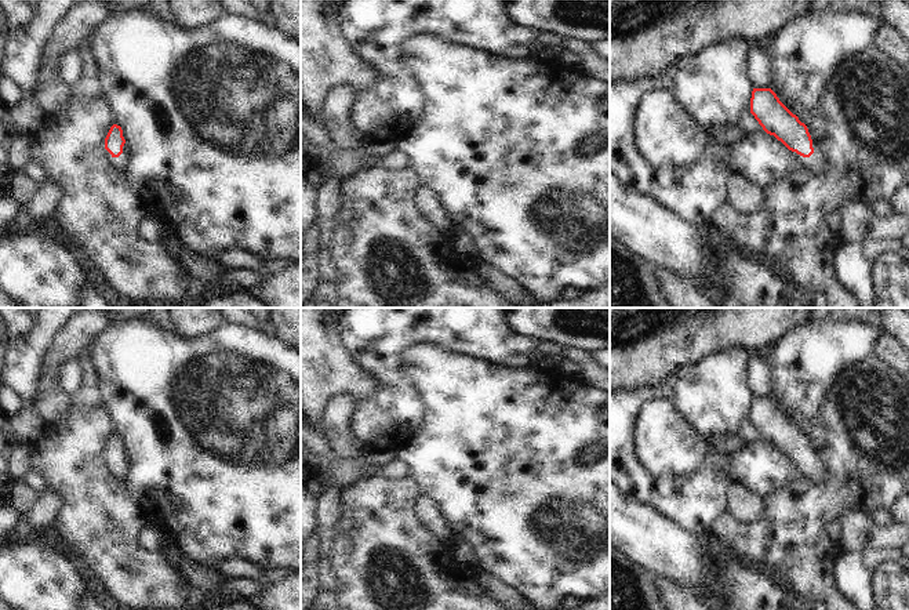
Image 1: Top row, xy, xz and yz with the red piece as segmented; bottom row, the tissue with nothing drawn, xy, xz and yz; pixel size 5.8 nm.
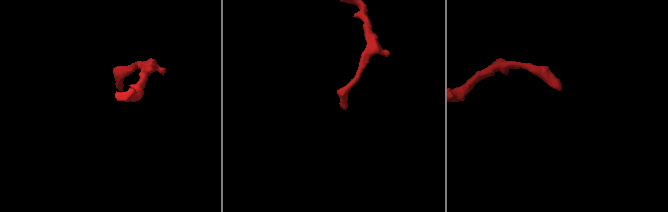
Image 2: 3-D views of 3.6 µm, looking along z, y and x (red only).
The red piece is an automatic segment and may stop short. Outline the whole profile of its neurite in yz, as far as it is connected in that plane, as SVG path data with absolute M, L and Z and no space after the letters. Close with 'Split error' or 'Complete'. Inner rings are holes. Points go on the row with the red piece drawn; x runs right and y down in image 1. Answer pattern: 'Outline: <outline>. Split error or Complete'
Outline: M753 88L750 113L763 127L789 150L803 157L803 166L808 171L823 171L828 160L814 152L808 128L777 97L771 88Z. Split error.

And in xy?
Outline: M113 124L105 138L105 149L112 155L112 166L117 171L123 171L126 168L126 163L119 157L123 153L123 146L126 139L123 137L123 130L120 126Z. Split error.

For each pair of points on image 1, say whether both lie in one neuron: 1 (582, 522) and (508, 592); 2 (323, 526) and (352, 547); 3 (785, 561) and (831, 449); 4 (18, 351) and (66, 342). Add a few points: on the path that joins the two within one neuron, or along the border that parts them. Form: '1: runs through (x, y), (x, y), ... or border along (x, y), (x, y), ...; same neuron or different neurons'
1: border along (486, 570), (512, 585), (522, 595); different neurons
2: border along (341, 503), (341, 516), (330, 549), (330, 566); different neurons
3: runs through (792, 533), (792, 529), (833, 487), (833, 476); same neuron
4: border along (66, 322), (54, 336), (43, 358), (40, 377); different neurons

